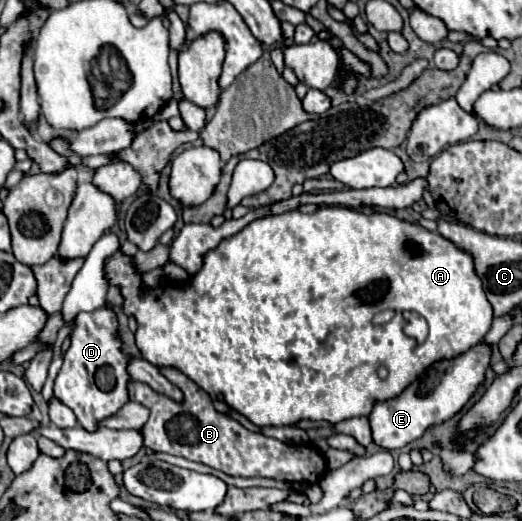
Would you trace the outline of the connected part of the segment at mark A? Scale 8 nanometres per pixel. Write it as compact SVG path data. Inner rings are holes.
M320 206L312 214L302 214L298 210L290 210L288 214L274 214L268 218L256 218L256 222L250 222L234 234L232 238L224 238L216 248L212 248L204 256L202 268L186 282L184 288L178 288L182 284L178 282L164 282L156 288L144 288L142 290L142 274L138 272L138 262L134 256L124 254L118 250L112 258L106 262L106 278L110 286L116 286L124 298L122 310L126 316L134 316L138 322L136 330L136 346L142 352L142 356L152 362L156 368L176 368L182 374L186 374L190 380L194 380L204 392L214 396L214 392L220 392L224 396L224 402L236 410L238 414L246 416L256 426L290 426L300 420L328 420L328 422L342 422L354 416L368 416L372 410L372 404L376 400L388 400L398 396L412 380L416 380L418 374L422 374L430 364L442 358L454 358L474 344L478 344L484 334L488 334L494 310L484 294L484 286L480 276L474 268L474 258L460 250L454 242L448 242L448 238L440 236L438 232L430 232L422 228L420 224L412 224L406 220L400 220L390 214L374 212L374 214L362 214L352 208L344 206ZM412 310L426 318L430 326L428 340L424 344L416 344L406 334L402 334L402 312ZM378 366L388 368L388 378L382 380L378 376Z

